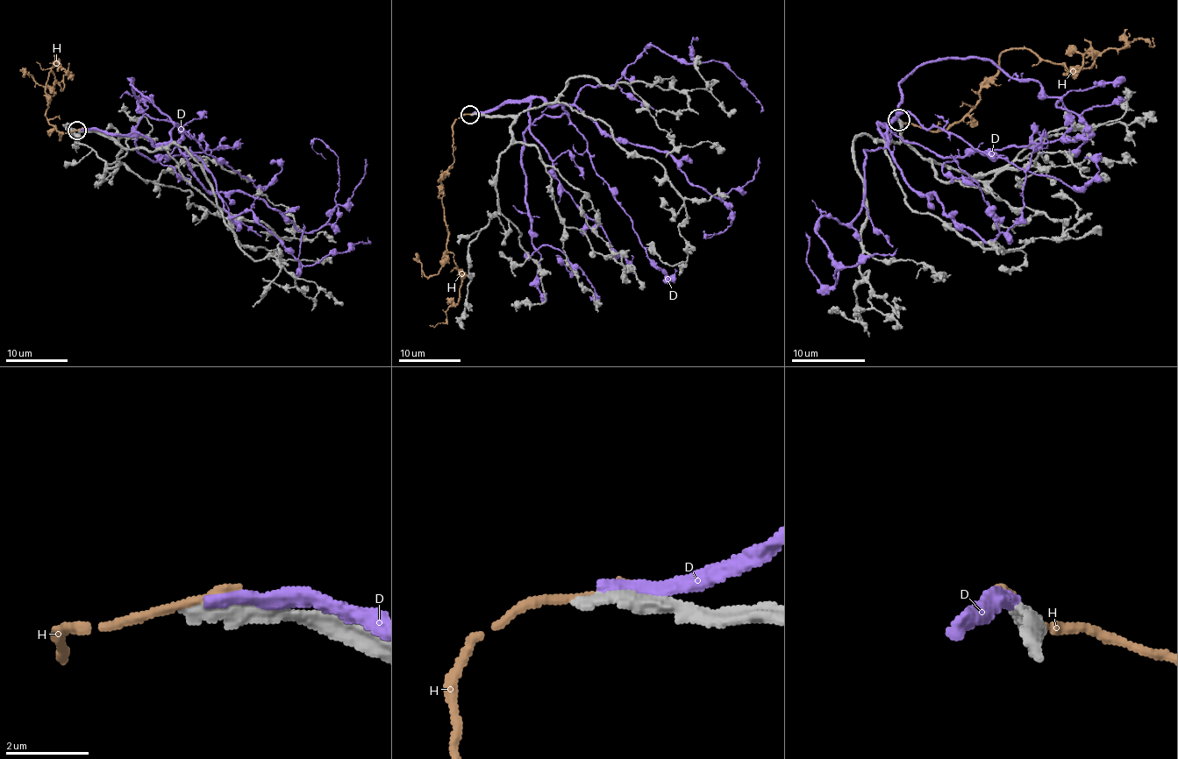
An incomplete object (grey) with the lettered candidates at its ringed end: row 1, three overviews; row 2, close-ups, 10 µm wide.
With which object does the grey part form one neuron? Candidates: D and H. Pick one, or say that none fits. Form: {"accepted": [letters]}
{"accepted": []}

